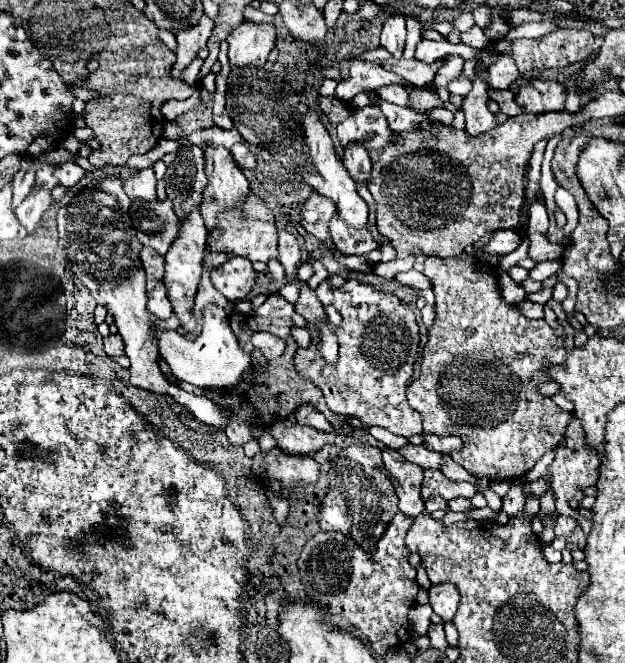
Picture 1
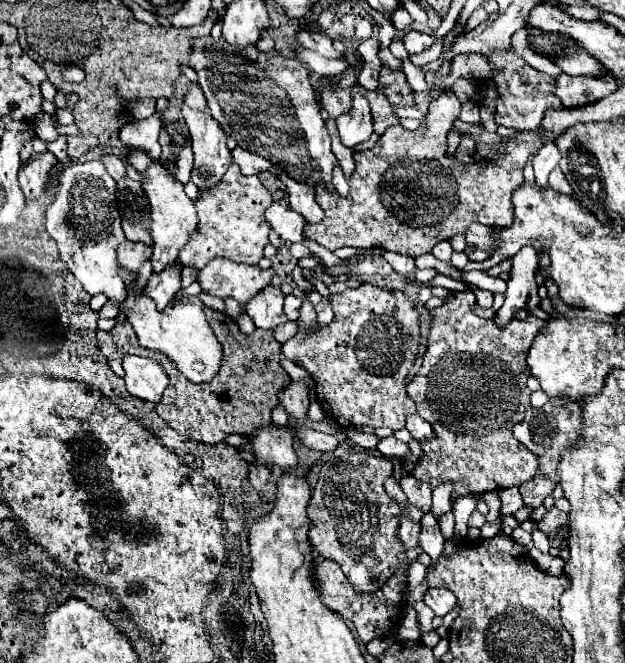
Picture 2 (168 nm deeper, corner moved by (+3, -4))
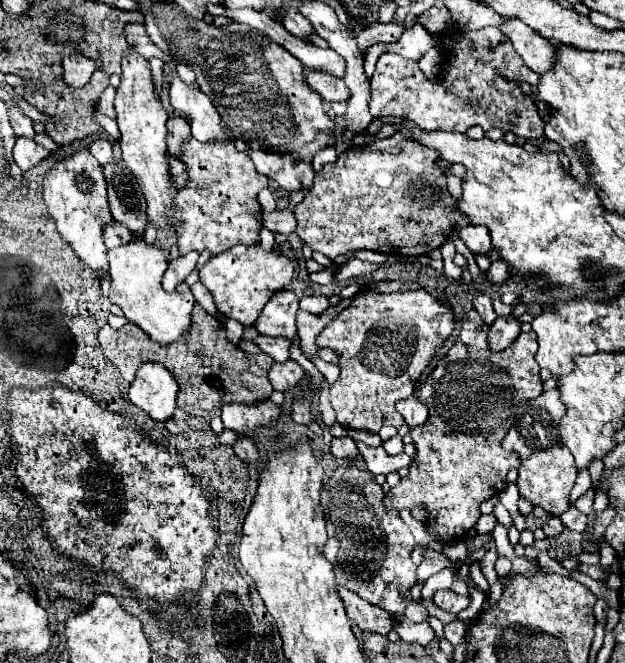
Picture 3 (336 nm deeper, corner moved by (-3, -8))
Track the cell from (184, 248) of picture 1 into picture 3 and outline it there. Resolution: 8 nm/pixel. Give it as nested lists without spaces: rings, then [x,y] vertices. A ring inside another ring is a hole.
[[[129,47],[121,59],[121,85],[117,87],[115,97],[115,113],[117,113],[117,125],[121,131],[121,151],[123,161],[135,175],[139,187],[143,189],[143,195],[147,199],[147,215],[153,217],[155,227],[171,227],[171,221],[167,219],[167,211],[171,209],[171,203],[177,195],[177,189],[173,187],[173,181],[169,177],[169,167],[165,159],[165,137],[167,137],[167,119],[159,95],[155,93],[153,75],[149,61],[143,59],[133,47]]]

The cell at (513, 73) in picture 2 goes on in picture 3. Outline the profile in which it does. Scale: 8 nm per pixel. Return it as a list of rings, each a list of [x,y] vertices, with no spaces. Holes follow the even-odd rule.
[[[483,27],[477,31],[465,29],[449,29],[445,33],[455,41],[455,45],[443,53],[445,69],[429,79],[417,65],[417,61],[409,61],[395,53],[381,53],[375,73],[371,77],[371,99],[369,99],[369,113],[371,117],[403,117],[417,123],[425,131],[459,131],[465,133],[473,125],[481,125],[485,131],[491,127],[499,127],[503,131],[513,131],[517,137],[525,139],[539,139],[543,135],[543,119],[531,97],[523,95],[521,83],[529,81],[535,85],[539,81],[537,73],[523,65],[517,51],[511,47],[511,41],[497,29],[497,27]]]

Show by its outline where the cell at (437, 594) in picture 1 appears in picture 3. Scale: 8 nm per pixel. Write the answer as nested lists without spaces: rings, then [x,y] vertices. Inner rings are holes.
[[[441,589],[441,591],[435,591],[433,593],[433,603],[443,609],[443,611],[449,611],[449,613],[459,613],[463,611],[467,605],[469,605],[469,597],[463,597],[463,595],[457,595],[453,593],[451,589]]]

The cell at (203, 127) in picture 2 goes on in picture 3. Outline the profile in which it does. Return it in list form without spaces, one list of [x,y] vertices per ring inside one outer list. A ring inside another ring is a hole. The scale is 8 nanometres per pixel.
[[[173,75],[171,79],[171,105],[185,117],[189,117],[191,123],[191,135],[199,141],[213,141],[219,139],[229,139],[229,135],[221,127],[221,117],[209,97],[201,93],[199,85],[189,85],[179,79],[179,75]]]

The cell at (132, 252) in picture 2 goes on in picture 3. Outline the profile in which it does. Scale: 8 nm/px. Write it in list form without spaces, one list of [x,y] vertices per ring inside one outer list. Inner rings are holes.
[[[113,221],[113,223],[103,225],[103,237],[105,237],[105,245],[111,249],[111,247],[119,247],[123,243],[129,243],[131,231],[125,225]]]

